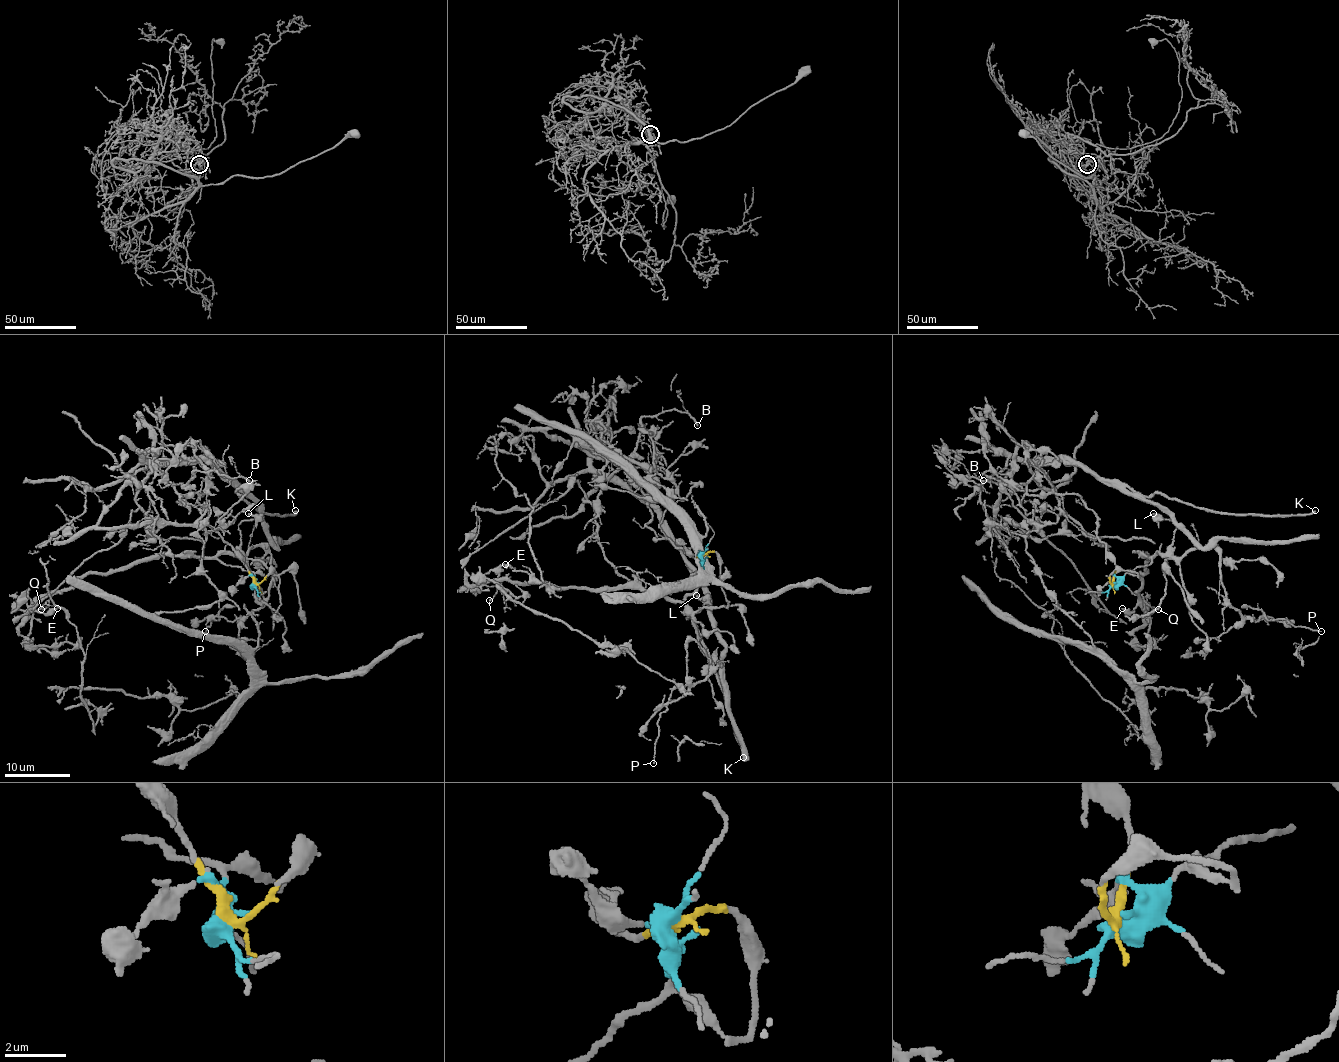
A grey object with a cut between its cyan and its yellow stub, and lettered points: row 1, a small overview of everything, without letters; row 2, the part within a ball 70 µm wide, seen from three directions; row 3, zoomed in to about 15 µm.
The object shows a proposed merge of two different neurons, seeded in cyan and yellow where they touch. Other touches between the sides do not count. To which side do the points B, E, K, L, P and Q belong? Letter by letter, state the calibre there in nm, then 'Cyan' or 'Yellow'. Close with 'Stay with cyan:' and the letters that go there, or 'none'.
B: Thickness 170 nm. Yellow
E: Thickness 260 nm. Cyan
K: Thickness 320 nm. Yellow
L: Thickness 240 nm. Cyan
P: Thickness 160 nm. Cyan
Q: Thickness 130 nm. Cyan
Stay with cyan: E, L, P, Q

